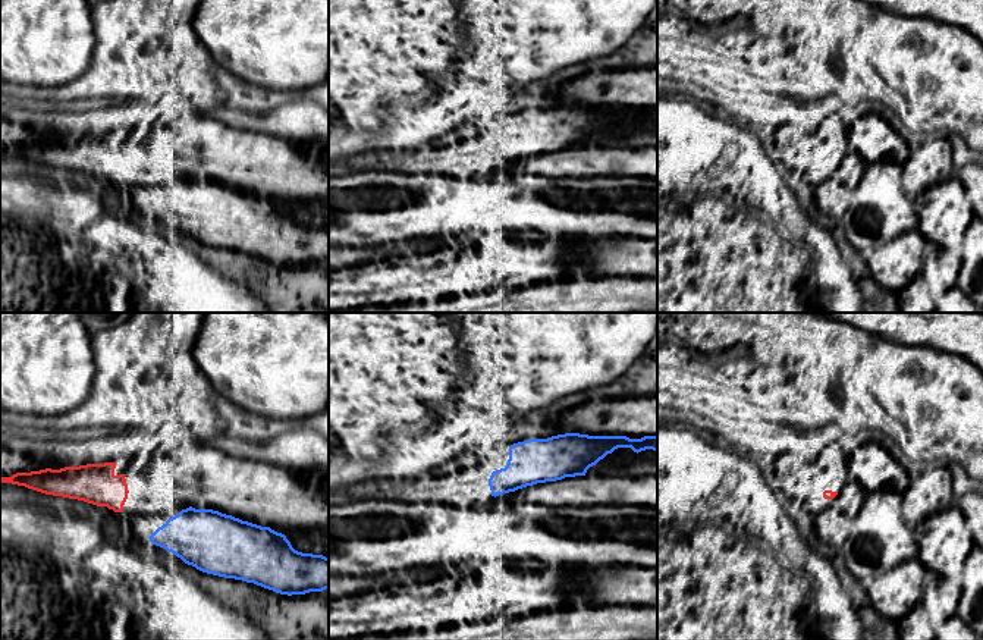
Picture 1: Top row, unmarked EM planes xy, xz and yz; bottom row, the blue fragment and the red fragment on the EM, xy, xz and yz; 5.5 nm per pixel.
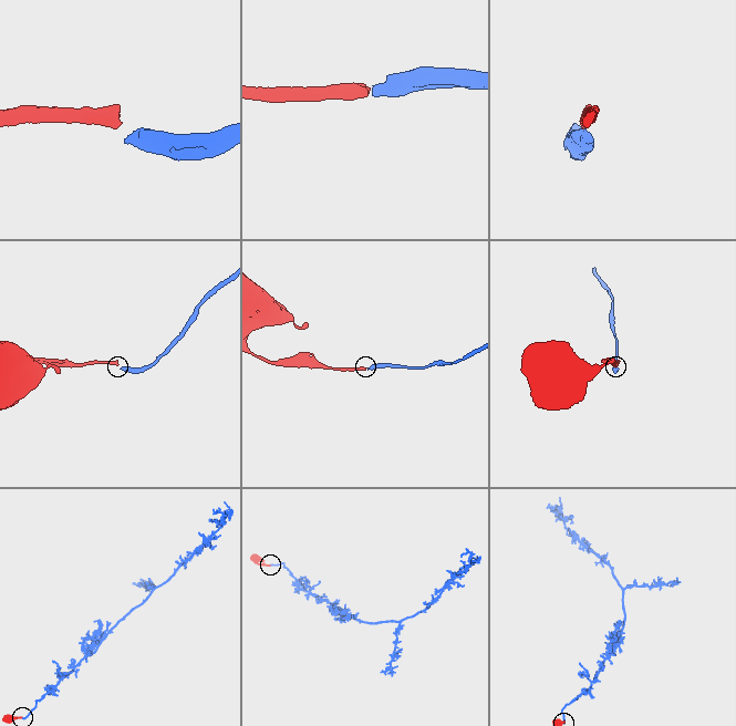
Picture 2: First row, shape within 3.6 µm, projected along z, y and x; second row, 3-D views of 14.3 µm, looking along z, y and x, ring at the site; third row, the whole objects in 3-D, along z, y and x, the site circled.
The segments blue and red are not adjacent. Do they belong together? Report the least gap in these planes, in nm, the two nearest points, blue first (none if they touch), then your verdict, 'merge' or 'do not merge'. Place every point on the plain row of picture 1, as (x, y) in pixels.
gap 200 nm; span xy (148, 209), (122, 181); do not merge

